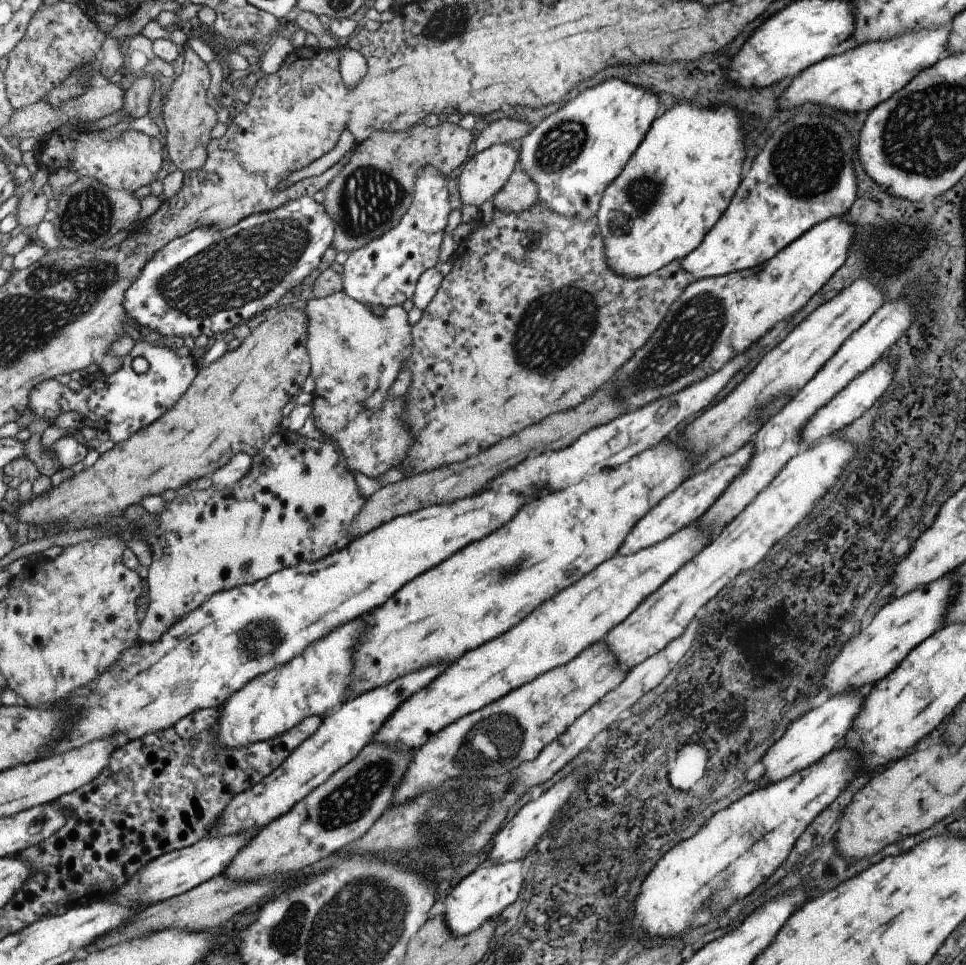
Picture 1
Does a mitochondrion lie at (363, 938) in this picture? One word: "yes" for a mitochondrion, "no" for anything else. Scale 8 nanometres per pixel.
yes

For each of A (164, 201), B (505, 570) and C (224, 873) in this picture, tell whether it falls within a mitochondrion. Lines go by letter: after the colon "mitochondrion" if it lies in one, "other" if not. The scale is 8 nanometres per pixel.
A: other
B: mitochondrion
C: other

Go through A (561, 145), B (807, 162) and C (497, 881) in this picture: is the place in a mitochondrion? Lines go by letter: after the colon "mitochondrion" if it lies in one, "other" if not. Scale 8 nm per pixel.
A: mitochondrion
B: mitochondrion
C: other

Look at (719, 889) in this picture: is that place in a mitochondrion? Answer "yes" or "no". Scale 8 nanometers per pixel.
yes

